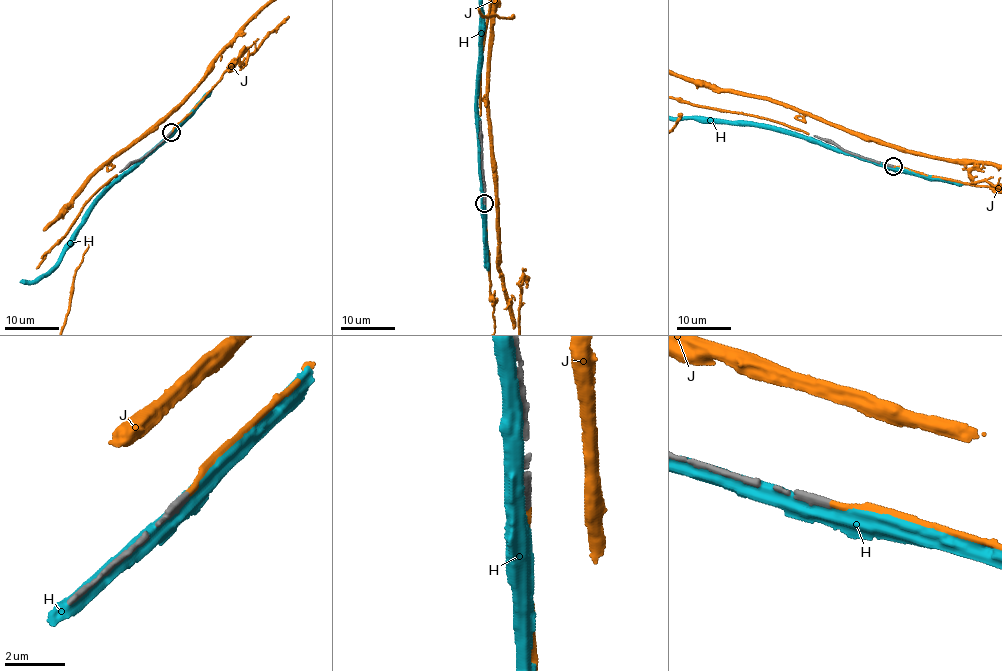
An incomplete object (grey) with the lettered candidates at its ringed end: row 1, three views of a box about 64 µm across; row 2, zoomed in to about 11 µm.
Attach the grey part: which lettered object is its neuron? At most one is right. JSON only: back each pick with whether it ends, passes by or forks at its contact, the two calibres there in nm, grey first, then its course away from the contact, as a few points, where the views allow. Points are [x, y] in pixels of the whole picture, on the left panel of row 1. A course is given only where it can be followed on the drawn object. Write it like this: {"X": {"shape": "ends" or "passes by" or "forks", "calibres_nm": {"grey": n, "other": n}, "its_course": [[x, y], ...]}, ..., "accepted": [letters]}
{"J": {"shape": "ends", "calibres_nm": {"grey": 320, "other": 190}}, "accepted": ["J"]}

